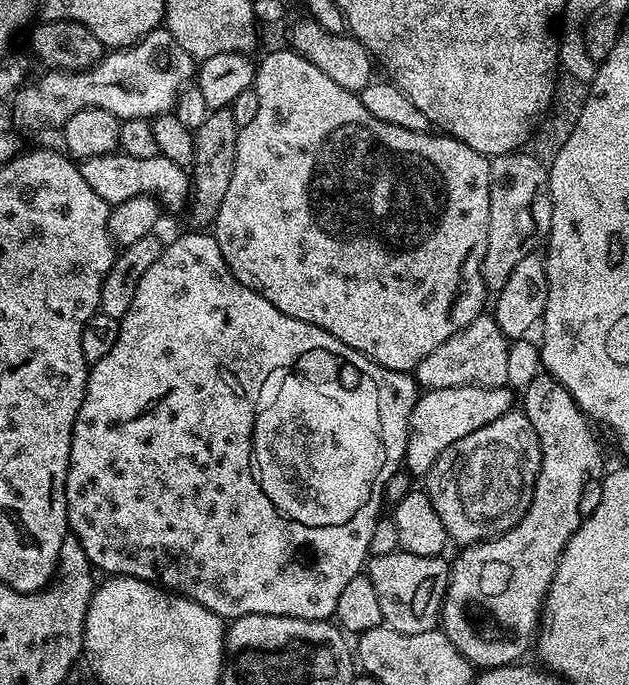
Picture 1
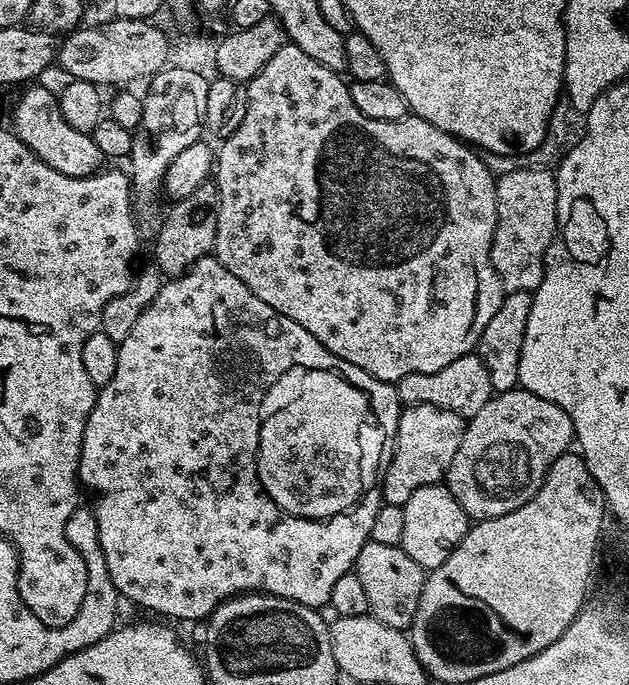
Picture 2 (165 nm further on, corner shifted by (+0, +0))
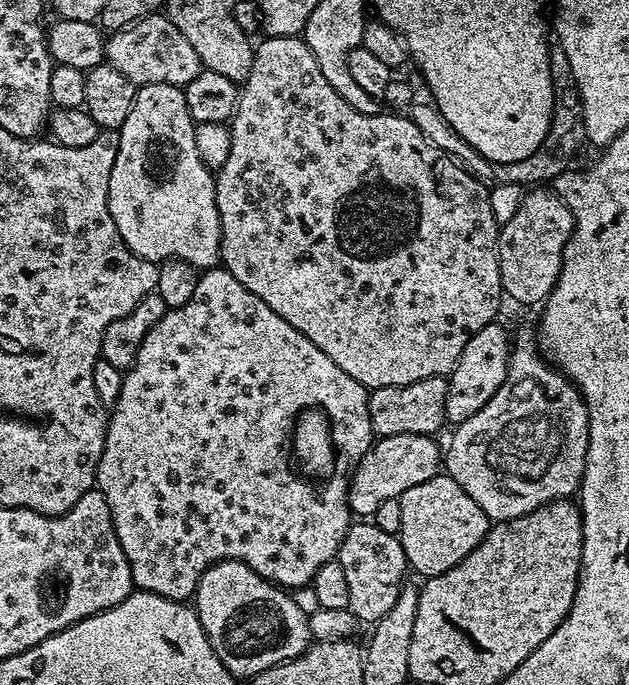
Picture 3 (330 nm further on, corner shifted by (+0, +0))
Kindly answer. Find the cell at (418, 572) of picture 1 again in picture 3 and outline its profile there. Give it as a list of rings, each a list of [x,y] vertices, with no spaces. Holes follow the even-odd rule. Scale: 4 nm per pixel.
[[[375,522],[349,523],[348,532],[340,543],[338,559],[350,590],[347,610],[356,616],[357,621],[364,623],[365,620],[368,626],[375,624],[394,606],[394,602],[398,602],[400,589],[406,583],[404,575],[410,572],[399,535],[378,530]]]

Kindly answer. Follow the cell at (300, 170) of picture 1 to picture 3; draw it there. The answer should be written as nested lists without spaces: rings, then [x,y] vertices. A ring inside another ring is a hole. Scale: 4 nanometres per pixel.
[[[264,36],[261,41],[261,44],[255,45],[250,74],[244,79],[240,88],[240,100],[236,103],[236,114],[230,121],[230,154],[223,166],[215,173],[216,201],[218,202],[218,218],[220,219],[219,259],[222,261],[222,267],[230,274],[234,274],[234,278],[238,282],[242,282],[242,286],[246,286],[246,290],[250,290],[250,294],[262,298],[262,302],[266,302],[266,306],[270,306],[270,310],[274,310],[274,314],[278,314],[286,322],[290,322],[290,326],[294,326],[294,330],[298,330],[303,336],[310,338],[310,342],[314,342],[314,346],[318,346],[318,350],[322,350],[322,354],[326,354],[326,358],[330,358],[330,362],[334,362],[346,374],[350,374],[350,378],[354,378],[366,389],[406,386],[410,382],[422,382],[422,378],[447,377],[449,373],[454,371],[455,364],[458,362],[466,342],[469,342],[470,338],[478,333],[478,330],[497,319],[496,311],[500,308],[500,300],[502,301],[500,271],[496,257],[496,242],[500,238],[500,228],[494,211],[491,210],[489,189],[472,177],[460,162],[454,160],[438,146],[431,144],[407,115],[387,116],[387,114],[381,114],[371,116],[354,110],[354,106],[350,106],[350,102],[346,102],[346,98],[342,98],[338,94],[338,90],[334,90],[334,86],[330,86],[330,82],[326,82],[326,77],[323,76],[314,54],[308,48],[307,42],[300,36]]]

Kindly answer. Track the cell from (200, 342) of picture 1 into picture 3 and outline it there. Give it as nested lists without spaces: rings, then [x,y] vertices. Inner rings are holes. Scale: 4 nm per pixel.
[[[222,266],[201,271],[196,277],[190,302],[186,302],[186,306],[168,309],[158,326],[146,334],[138,350],[138,358],[124,372],[122,394],[118,394],[118,402],[110,410],[106,442],[96,471],[95,487],[110,506],[114,534],[118,534],[126,562],[130,562],[133,585],[142,592],[153,592],[162,598],[188,602],[195,597],[200,575],[220,560],[242,562],[262,579],[270,580],[285,590],[311,585],[314,574],[318,574],[321,566],[327,560],[337,559],[342,538],[348,532],[350,509],[346,501],[349,473],[374,443],[368,413],[368,393],[369,389],[362,387],[354,378],[350,378],[350,374],[330,362],[330,358],[326,358],[326,354],[322,354],[322,350],[318,350],[310,338],[274,314],[274,310],[270,310],[262,298],[250,294],[250,290],[246,290],[246,286],[242,286],[234,274]],[[243,418],[261,420],[257,424],[243,424]]]

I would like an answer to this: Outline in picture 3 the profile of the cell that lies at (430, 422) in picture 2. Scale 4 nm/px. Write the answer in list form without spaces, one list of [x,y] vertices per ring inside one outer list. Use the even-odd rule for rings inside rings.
[[[396,434],[394,436],[381,436],[373,443],[372,447],[366,450],[366,454],[356,463],[350,473],[348,482],[347,505],[357,517],[375,517],[378,506],[384,500],[399,500],[410,486],[418,486],[418,482],[426,482],[434,478],[442,468],[442,448],[435,444],[431,435],[422,434]]]

